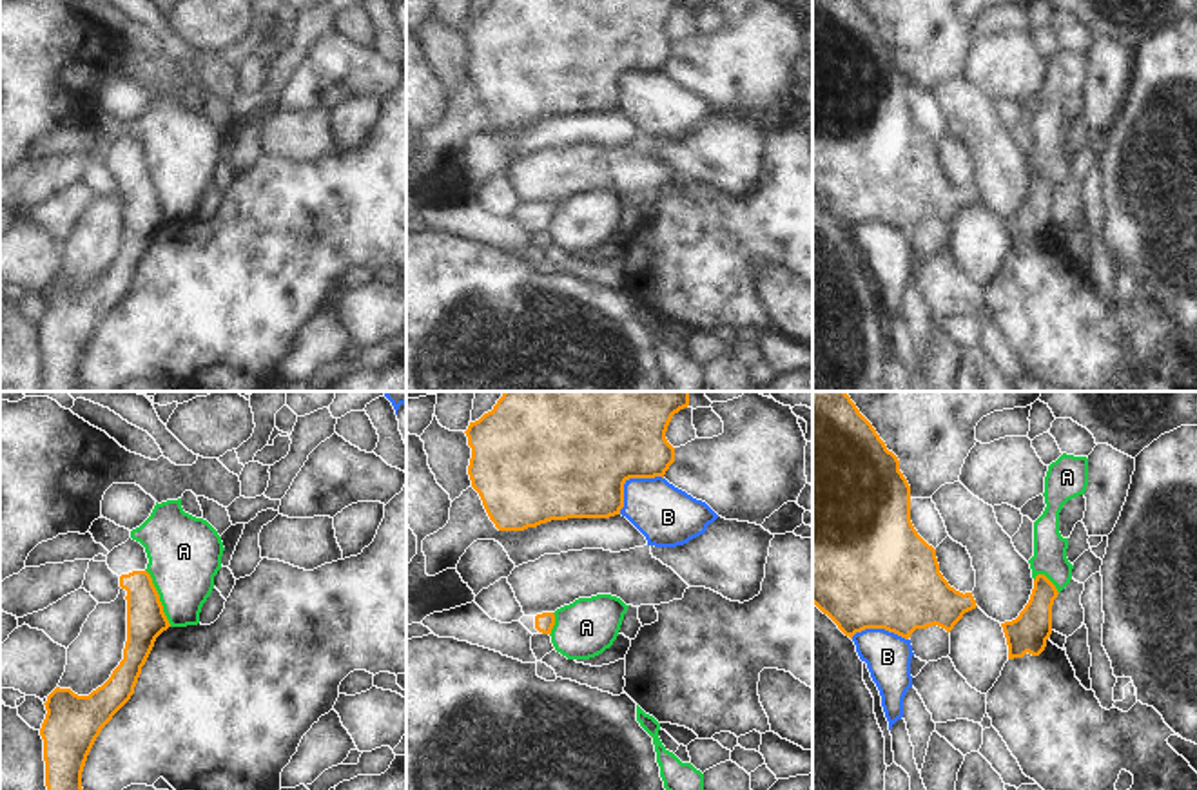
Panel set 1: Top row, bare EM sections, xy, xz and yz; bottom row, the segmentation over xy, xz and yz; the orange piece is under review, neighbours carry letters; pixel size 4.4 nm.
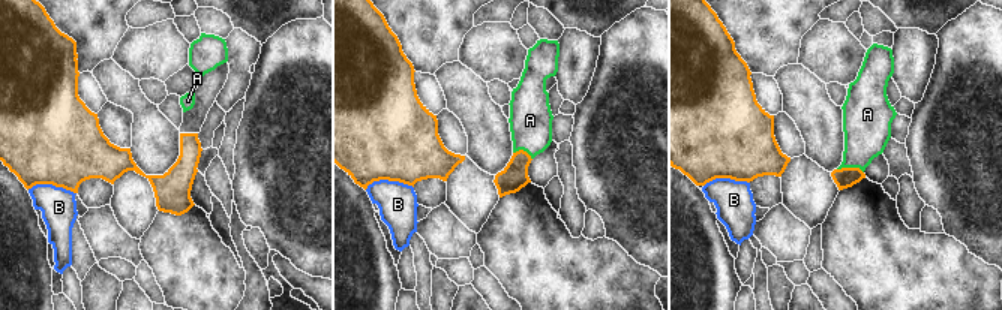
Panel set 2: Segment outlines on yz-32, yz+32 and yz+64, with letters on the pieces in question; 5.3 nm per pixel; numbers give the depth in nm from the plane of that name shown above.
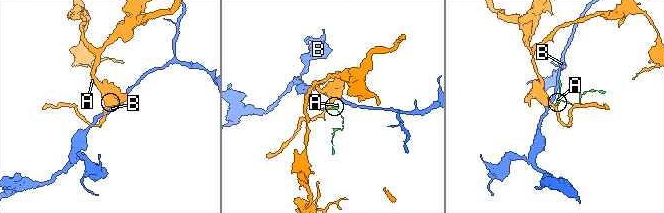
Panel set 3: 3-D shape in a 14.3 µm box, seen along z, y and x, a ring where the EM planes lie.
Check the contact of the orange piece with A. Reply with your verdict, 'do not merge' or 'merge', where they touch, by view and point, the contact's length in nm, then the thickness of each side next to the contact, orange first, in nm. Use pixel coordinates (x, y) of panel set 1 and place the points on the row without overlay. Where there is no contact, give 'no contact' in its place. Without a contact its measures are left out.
do not merge; meets orange in xy at (158, 192); contact 280 nm long; 180 nm thick on the orange side, 320 nm on the other

